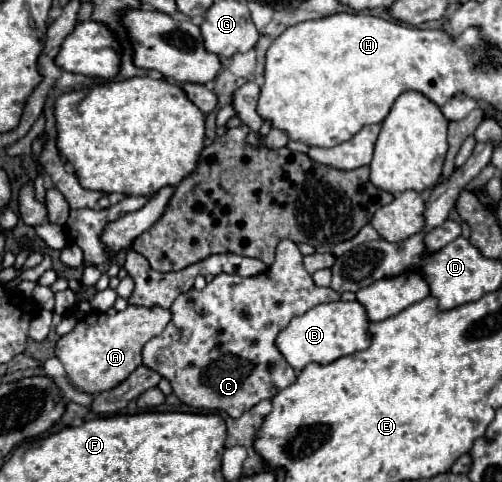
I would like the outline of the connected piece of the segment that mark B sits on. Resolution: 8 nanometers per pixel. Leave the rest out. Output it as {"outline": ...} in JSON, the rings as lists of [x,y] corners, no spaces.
{"outline":[[[354,300],[354,302],[328,302],[328,304],[318,304],[312,310],[308,310],[302,316],[296,316],[276,338],[278,350],[284,354],[288,364],[300,372],[306,368],[310,362],[318,364],[328,364],[336,358],[366,350],[372,342],[370,336],[370,320],[366,316],[366,308]]]}

